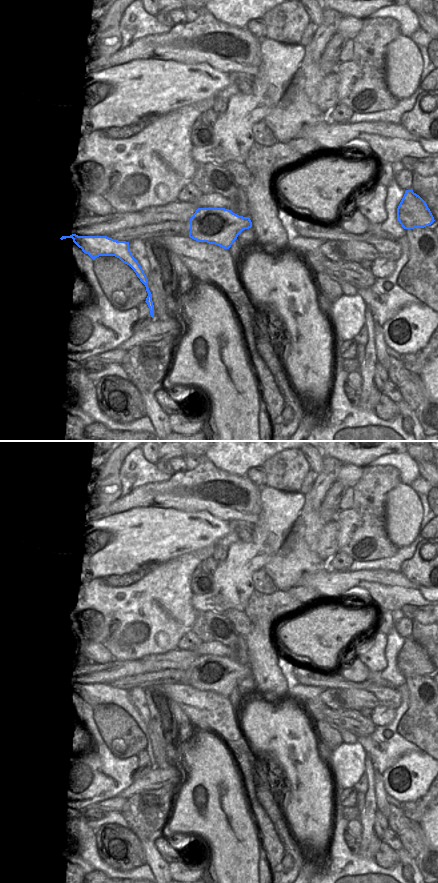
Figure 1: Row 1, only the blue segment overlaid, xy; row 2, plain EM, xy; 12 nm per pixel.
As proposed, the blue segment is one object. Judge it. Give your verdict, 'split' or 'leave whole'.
leave whole

